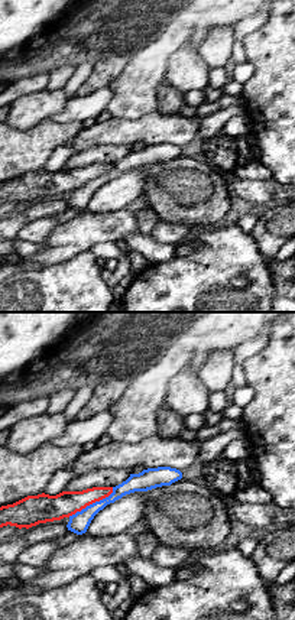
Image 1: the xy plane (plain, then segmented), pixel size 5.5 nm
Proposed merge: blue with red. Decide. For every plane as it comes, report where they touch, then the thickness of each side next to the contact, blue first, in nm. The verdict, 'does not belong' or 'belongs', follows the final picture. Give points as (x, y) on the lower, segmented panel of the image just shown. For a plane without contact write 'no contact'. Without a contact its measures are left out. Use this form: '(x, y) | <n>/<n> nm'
(93, 503) | 120/140 nm

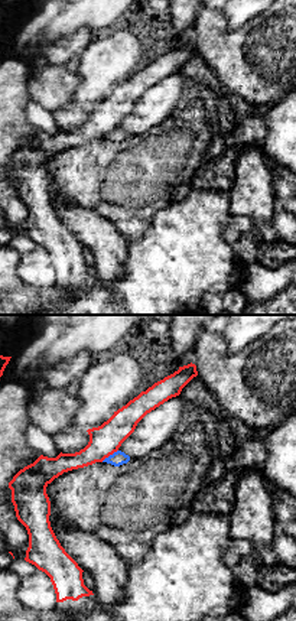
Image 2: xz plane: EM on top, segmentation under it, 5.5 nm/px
(110, 455) | 80/170 nm

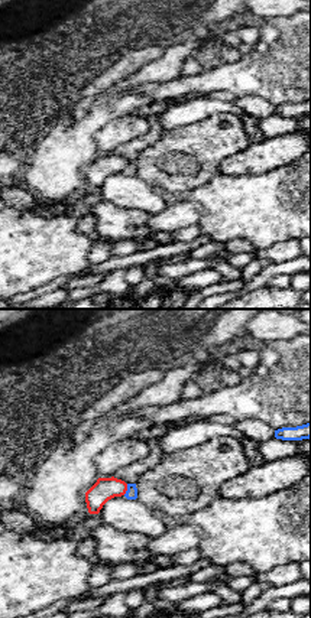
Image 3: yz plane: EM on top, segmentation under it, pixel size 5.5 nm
(128, 490) | 60/130 nm

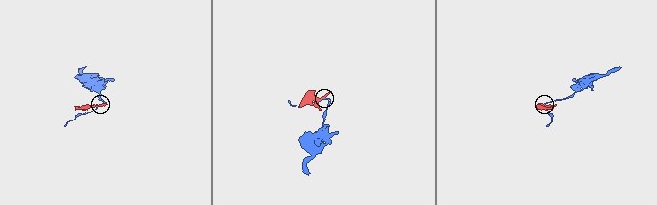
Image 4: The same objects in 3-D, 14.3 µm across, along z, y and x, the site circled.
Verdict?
does not belong

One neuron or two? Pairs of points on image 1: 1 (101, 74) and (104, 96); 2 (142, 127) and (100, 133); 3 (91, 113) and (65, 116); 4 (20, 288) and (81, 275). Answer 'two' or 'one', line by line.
1: two
2: one
3: one
4: one

